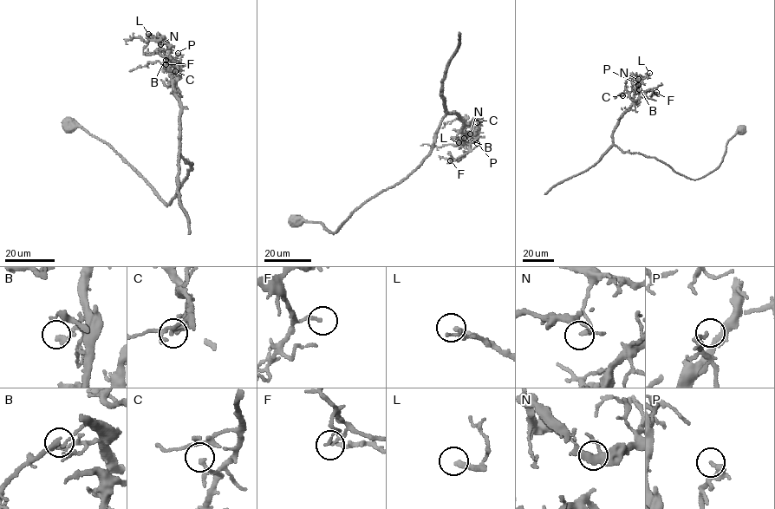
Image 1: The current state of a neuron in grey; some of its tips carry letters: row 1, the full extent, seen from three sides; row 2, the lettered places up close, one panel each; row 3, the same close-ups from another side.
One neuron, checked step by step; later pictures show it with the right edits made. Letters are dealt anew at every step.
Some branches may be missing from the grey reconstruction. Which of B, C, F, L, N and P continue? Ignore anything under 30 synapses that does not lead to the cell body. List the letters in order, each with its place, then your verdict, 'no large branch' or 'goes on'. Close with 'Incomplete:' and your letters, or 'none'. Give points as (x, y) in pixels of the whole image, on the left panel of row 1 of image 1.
B: place (166, 60); no large branch
C: place (175, 71); no large branch
F: place (166, 64); no large branch
L: place (148, 34); goes on
N: place (160, 44); no large branch
P: place (178, 53); no large branch
Incomplete: L

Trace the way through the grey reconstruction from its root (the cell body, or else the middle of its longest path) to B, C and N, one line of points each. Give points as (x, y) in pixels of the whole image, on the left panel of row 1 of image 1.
B: (68, 125), (83, 127), (107, 143), (171, 205), (192, 164), (179, 153), (181, 109), (166, 60)
C: (68, 125), (107, 143), (170, 205), (192, 168), (179, 153), (177, 65), (175, 71)
N: (68, 125), (107, 143), (171, 205), (192, 164), (179, 153), (180, 104), (170, 47), (163, 37), (160, 44)

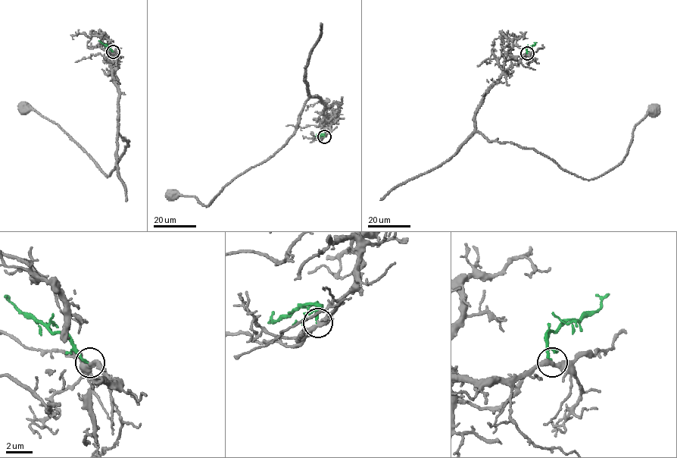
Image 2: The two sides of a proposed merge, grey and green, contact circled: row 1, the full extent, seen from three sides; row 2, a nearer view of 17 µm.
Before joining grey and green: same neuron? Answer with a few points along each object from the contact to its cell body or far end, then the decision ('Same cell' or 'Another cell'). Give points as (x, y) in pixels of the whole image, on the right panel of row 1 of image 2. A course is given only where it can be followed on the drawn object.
Course of grey: (527, 53), (511, 56), (478, 109), (475, 129), (489, 141), (533, 148), (594, 179), (622, 161), (652, 110). Course of green: (527, 53), (527, 48), (537, 42). Same cell

